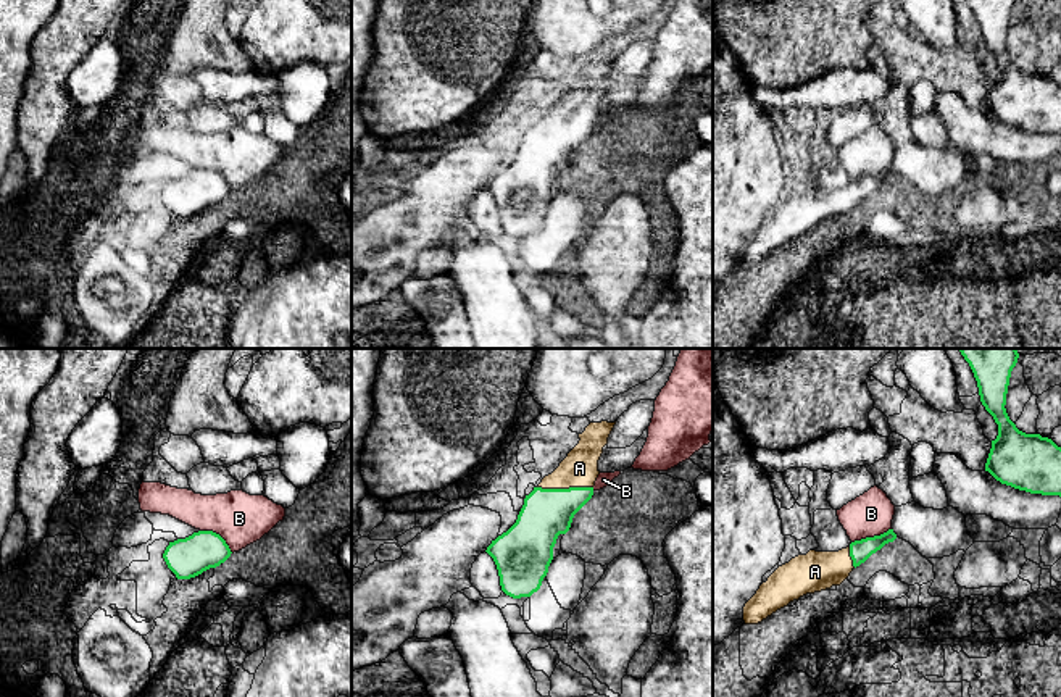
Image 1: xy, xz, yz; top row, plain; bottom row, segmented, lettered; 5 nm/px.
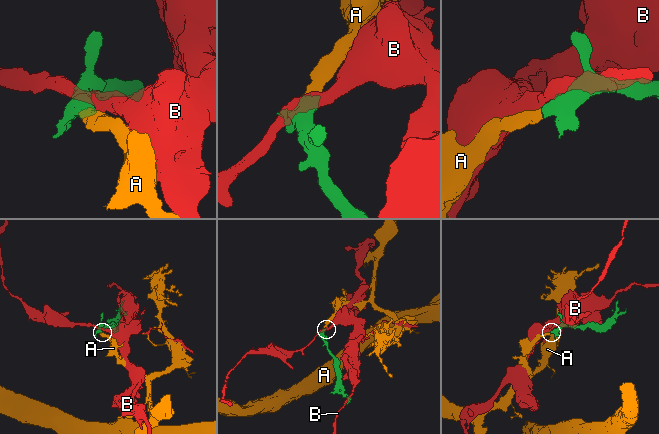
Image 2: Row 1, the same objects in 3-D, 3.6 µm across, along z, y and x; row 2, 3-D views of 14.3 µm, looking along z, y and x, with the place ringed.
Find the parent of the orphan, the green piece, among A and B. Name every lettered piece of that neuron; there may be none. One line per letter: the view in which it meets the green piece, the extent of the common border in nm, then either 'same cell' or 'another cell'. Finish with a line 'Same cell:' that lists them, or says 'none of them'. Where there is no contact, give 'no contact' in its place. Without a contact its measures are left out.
A: meets green in xz; contact 280 nm long; same cell
B: meets green in yz; contact 220 nm long; another cell
Same cell: A

